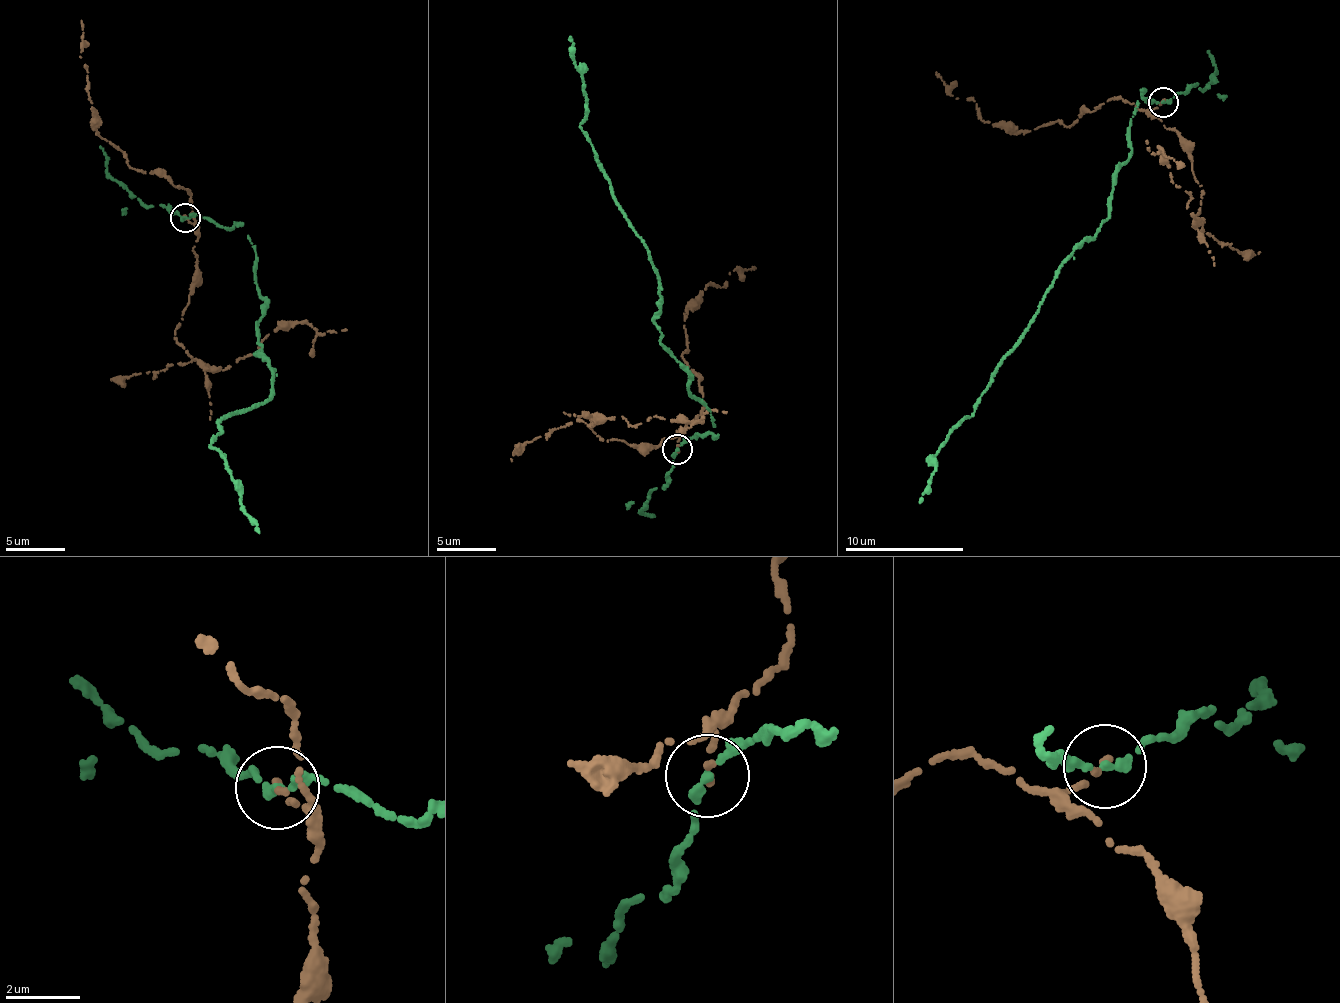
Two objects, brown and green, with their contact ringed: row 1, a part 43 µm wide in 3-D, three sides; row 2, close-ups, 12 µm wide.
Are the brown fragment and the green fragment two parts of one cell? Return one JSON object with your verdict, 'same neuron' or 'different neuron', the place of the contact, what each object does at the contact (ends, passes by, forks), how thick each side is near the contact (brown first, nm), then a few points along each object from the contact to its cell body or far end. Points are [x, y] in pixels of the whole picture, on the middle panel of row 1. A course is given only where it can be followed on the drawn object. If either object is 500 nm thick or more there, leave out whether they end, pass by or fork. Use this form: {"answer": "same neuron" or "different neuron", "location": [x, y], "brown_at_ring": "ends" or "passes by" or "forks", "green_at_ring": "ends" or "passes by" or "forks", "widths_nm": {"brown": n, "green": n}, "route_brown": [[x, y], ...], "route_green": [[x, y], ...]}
{"answer": "different neuron", "location": [677, 449], "brown_at_ring": "ends", "green_at_ring": "passes by", "widths_nm": {"brown": 180, "green": 200}, "route_brown": [[677, 448], [682, 432], [639, 446], [588, 425], [726, 410]], "route_green": [[677, 448], [717, 433], [711, 412], [660, 344], [659, 278], [583, 130], [570, 36]]}

